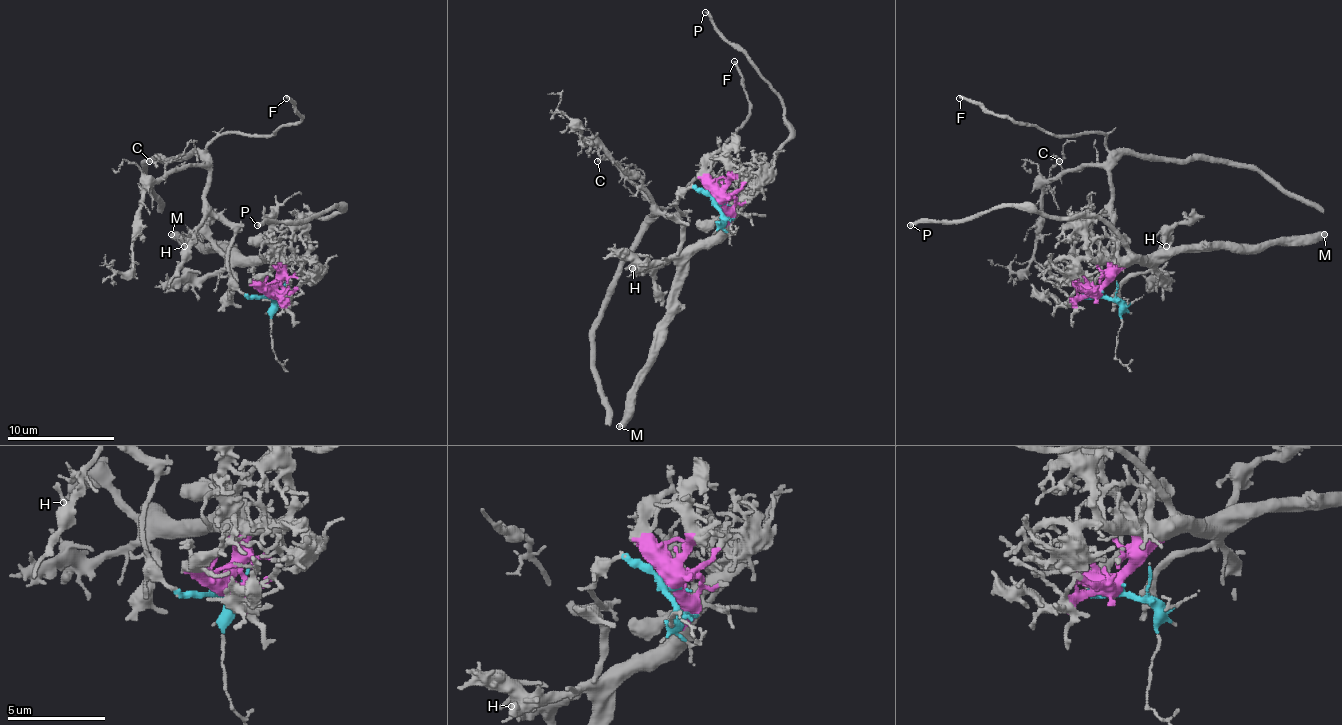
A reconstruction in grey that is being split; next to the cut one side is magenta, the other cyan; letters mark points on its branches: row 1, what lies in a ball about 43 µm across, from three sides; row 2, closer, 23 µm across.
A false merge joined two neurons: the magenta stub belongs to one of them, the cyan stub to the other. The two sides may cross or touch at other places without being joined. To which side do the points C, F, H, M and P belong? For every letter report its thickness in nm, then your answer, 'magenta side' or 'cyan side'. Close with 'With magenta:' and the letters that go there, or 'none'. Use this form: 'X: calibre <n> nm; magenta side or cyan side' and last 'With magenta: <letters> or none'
C: calibre 100 nm; cyan side
F: calibre 220 nm; cyan side
H: calibre 200 nm; magenta side
M: calibre 550 nm; magenta side
P: calibre 260 nm; magenta side
With magenta: H, M, P

